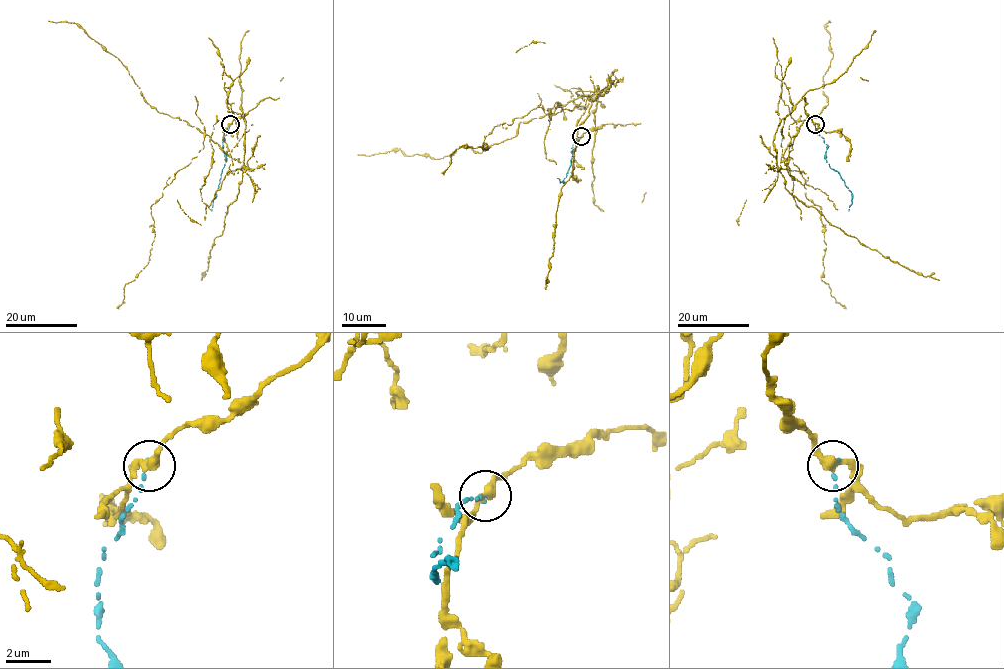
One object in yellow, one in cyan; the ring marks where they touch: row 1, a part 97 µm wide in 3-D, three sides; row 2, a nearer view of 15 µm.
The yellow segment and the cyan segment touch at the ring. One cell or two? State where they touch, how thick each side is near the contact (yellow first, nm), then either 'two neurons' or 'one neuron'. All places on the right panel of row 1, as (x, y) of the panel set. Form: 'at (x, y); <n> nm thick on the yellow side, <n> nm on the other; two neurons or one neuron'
at (815, 124); 320 nm thick on the yellow side, 130 nm on the other; two neurons

